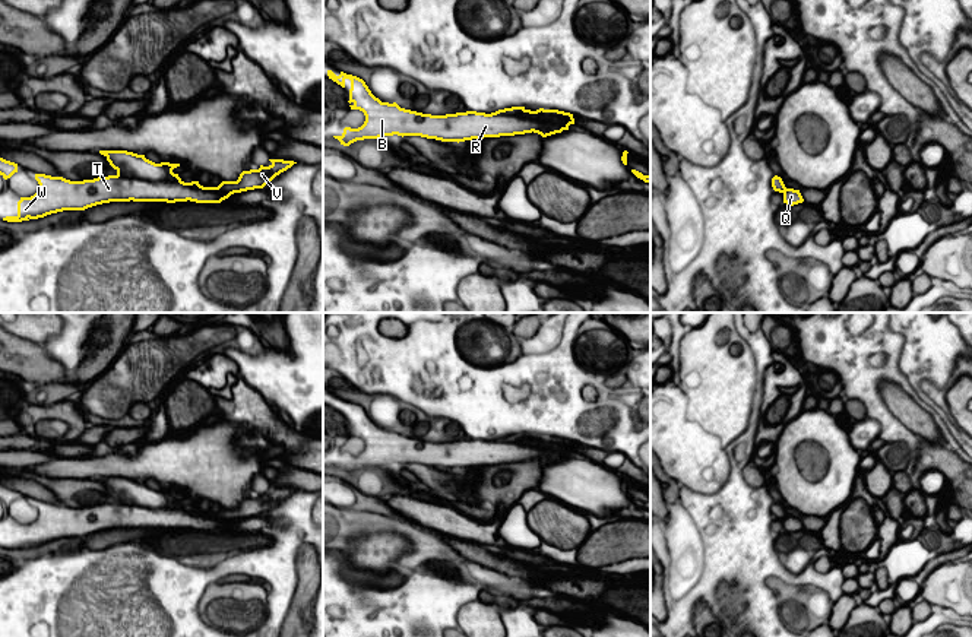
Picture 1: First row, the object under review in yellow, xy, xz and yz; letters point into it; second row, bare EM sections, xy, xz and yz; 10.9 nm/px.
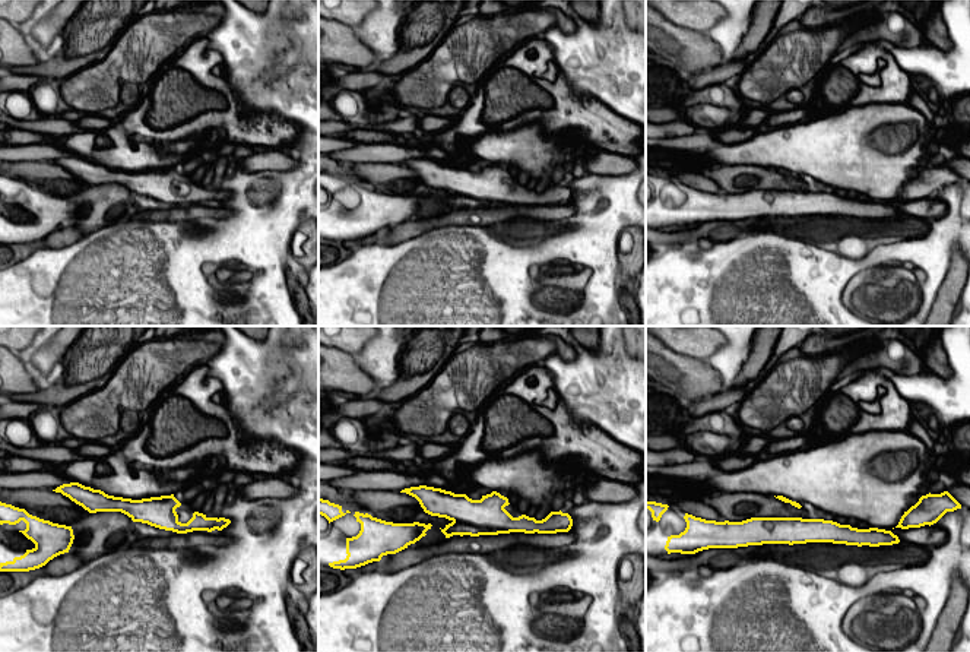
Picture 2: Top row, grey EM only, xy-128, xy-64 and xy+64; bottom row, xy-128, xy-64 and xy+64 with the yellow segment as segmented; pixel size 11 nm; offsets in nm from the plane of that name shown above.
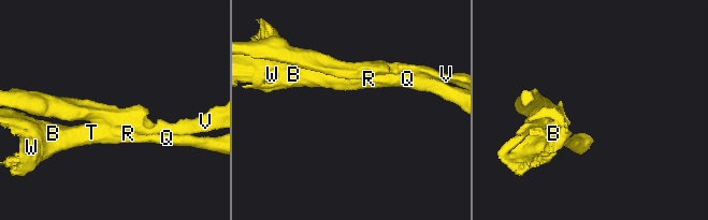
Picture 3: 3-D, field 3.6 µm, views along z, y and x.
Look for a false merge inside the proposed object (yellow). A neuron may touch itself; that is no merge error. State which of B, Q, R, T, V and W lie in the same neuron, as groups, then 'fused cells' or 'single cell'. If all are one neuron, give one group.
groups B Q R T W / V; fused cells

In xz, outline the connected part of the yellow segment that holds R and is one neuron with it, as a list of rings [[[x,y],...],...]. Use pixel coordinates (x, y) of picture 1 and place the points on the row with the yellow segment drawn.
[[[327,70],[329,79],[345,88],[351,80],[349,107],[360,110],[365,121],[358,129],[345,127],[341,136],[333,136],[343,146],[357,140],[379,139],[383,136],[421,136],[441,142],[465,142],[484,137],[515,136],[538,133],[542,137],[569,130],[569,126],[525,118],[517,115],[485,114],[476,111],[431,115],[400,108],[396,102],[381,102],[376,98],[365,82],[357,76],[341,72],[336,76]]]

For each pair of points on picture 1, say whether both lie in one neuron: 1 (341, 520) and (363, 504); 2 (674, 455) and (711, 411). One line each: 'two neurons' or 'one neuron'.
1: two neurons
2: two neurons

